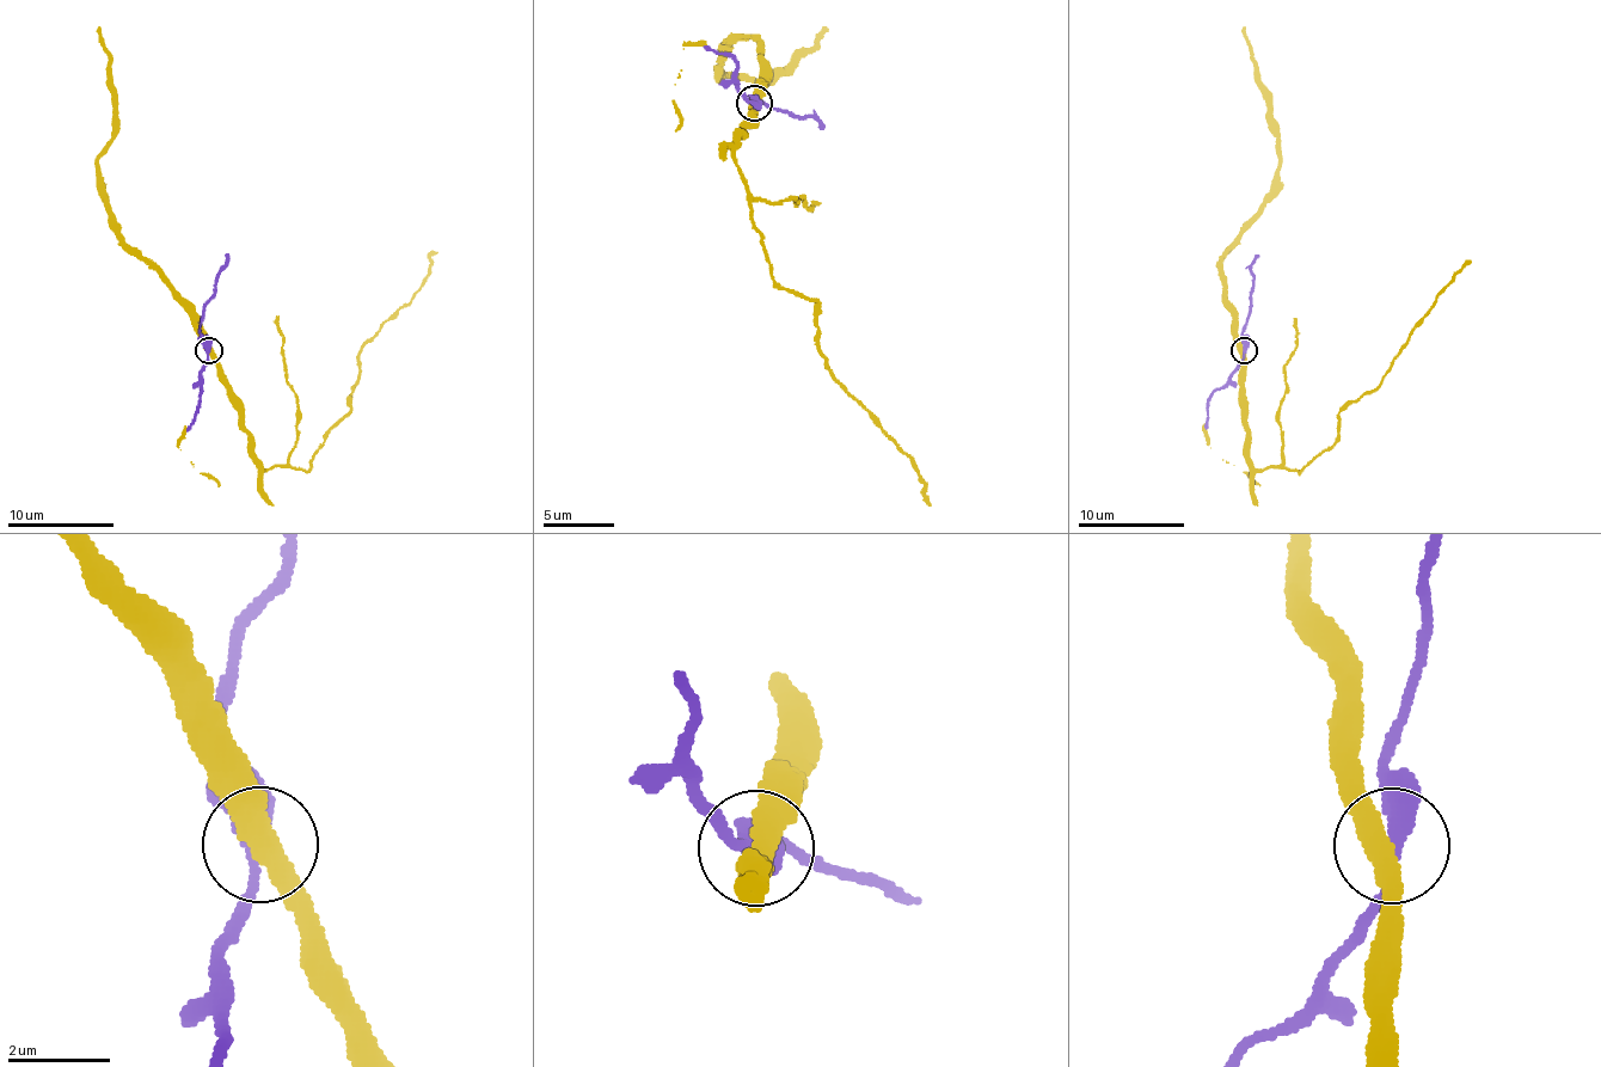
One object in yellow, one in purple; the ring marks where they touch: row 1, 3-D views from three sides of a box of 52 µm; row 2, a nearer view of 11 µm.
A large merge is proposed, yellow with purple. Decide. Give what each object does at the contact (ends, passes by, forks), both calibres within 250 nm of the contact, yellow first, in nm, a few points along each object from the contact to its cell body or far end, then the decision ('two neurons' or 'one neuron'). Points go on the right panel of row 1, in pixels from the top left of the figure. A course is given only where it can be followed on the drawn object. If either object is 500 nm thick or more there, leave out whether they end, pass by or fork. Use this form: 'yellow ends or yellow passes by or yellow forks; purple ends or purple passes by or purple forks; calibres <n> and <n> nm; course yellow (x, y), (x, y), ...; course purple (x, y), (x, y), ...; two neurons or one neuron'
yellow passes by; purple passes by; calibres 400 and 360 nm; course yellow (1243, 349), (1247, 457), (1256, 470), (1302, 471), (1336, 439), (1338, 414), (1372, 392), (1437, 295), (1471, 261); course purple (1244, 349), (1257, 255); one neuron

